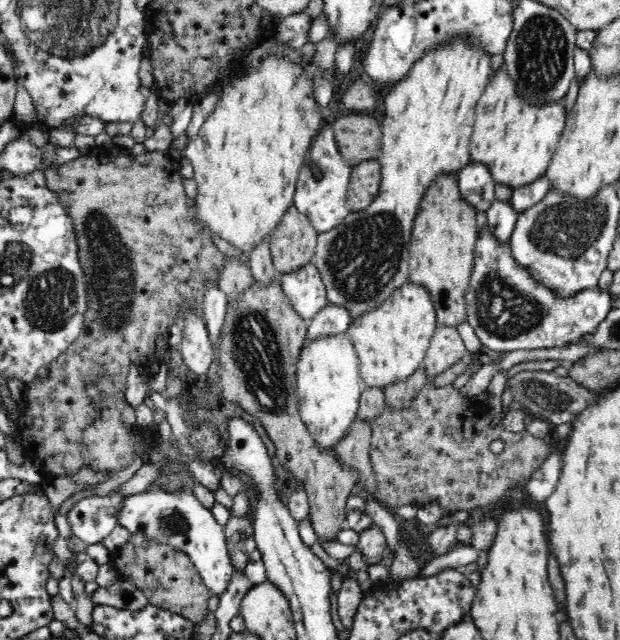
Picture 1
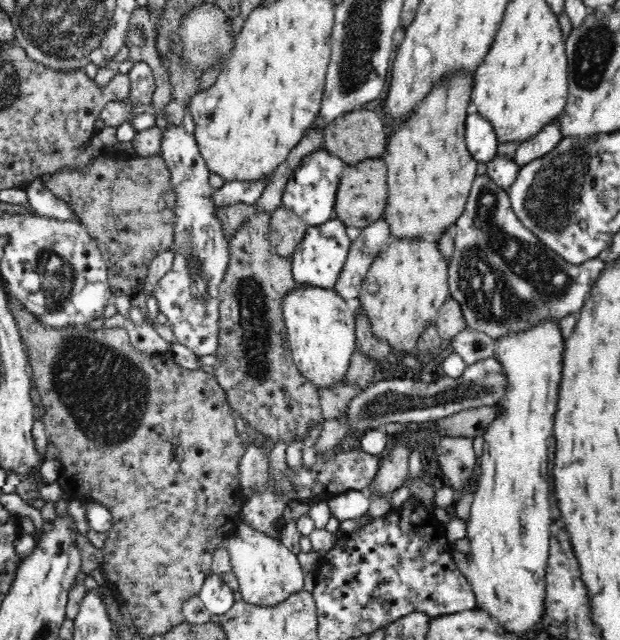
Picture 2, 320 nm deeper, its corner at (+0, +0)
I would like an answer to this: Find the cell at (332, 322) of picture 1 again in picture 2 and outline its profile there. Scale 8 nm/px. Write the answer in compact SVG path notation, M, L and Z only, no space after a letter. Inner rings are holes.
M384 219L352 232L347 258L335 284L338 294L348 300L359 296L370 264L391 239L390 225Z

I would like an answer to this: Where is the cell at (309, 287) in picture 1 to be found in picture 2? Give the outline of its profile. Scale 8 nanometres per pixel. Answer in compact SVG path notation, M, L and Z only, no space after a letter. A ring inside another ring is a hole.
M332 217L318 226L308 226L302 242L289 258L297 284L313 284L320 288L335 288L351 244L352 230L340 219Z

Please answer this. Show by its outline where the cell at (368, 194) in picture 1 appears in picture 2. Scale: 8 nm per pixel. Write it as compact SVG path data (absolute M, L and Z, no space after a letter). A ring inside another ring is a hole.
M371 158L355 165L345 165L336 192L334 217L357 231L383 218L388 198L387 166L383 159Z

